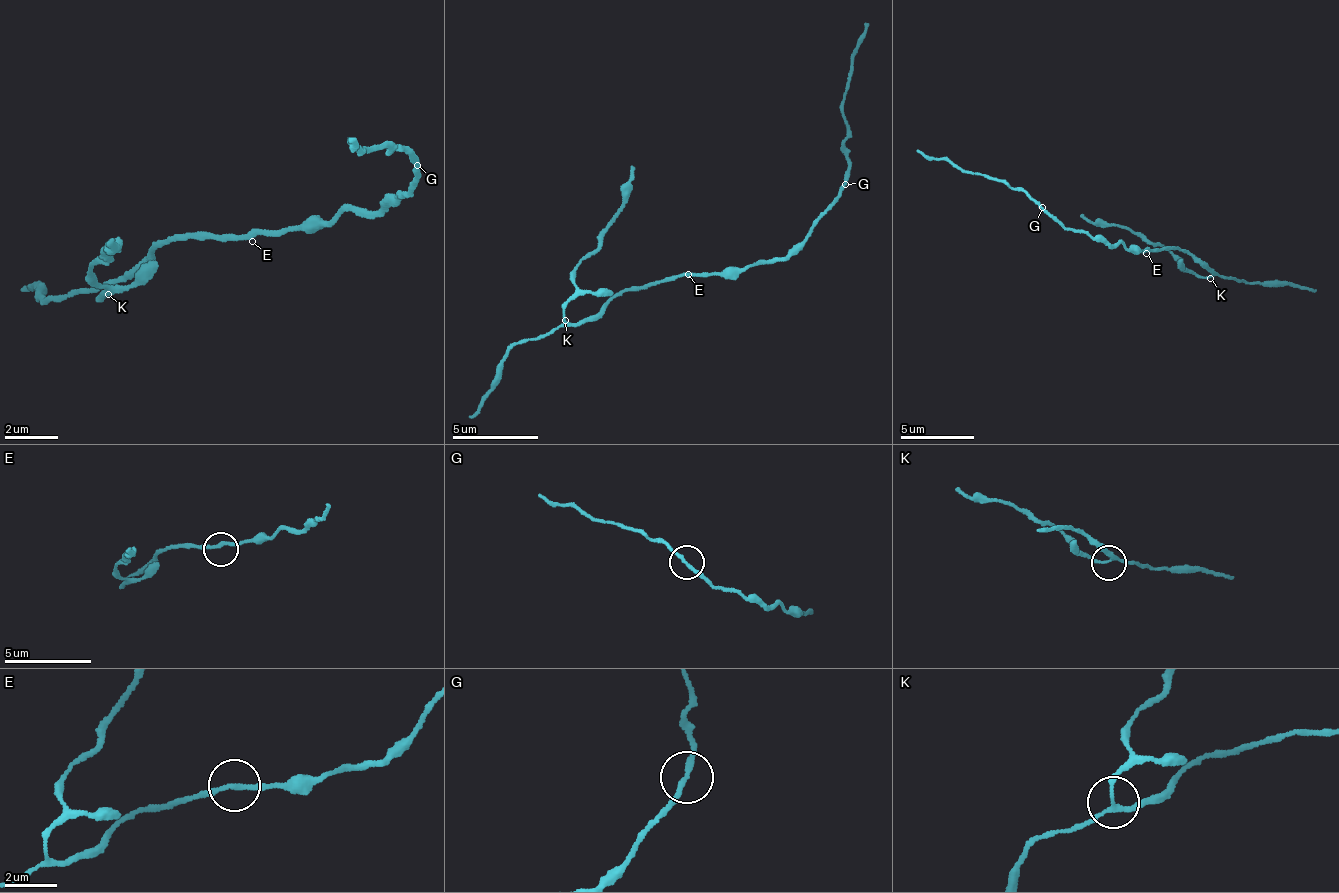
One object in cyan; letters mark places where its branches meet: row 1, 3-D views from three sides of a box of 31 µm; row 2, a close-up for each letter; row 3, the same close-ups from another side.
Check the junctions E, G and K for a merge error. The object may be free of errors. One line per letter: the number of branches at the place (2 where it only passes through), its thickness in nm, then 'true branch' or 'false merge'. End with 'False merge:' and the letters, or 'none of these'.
E: 2 branches meet; 190 nm thick; true branch
G: 2 branches meet; 180 nm thick; false merge
K: 3 branches meet; 150 nm thick; true branch
False merge: G

